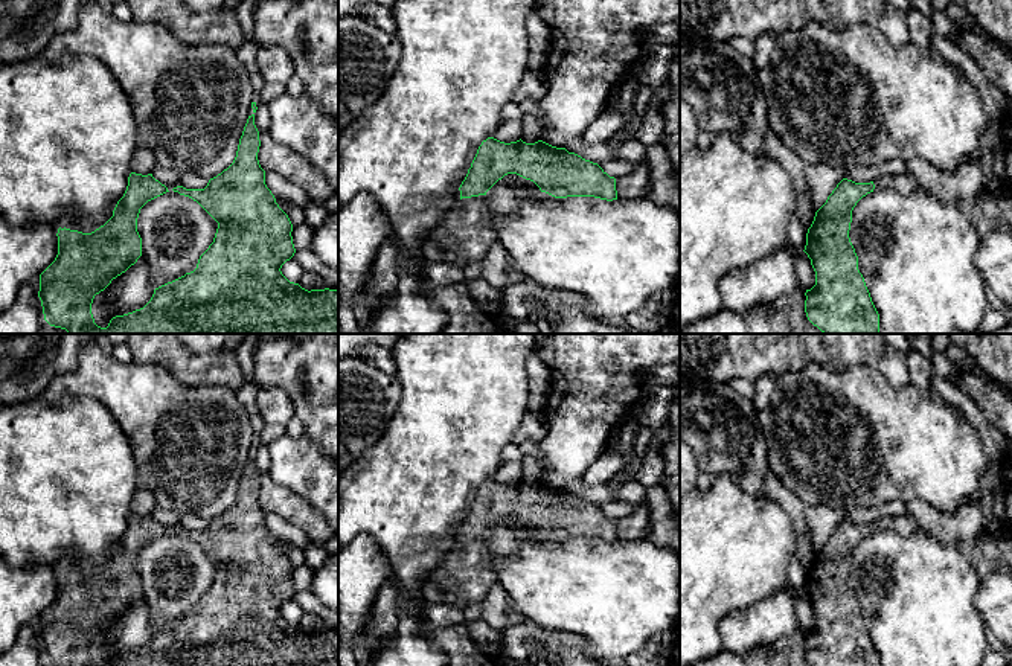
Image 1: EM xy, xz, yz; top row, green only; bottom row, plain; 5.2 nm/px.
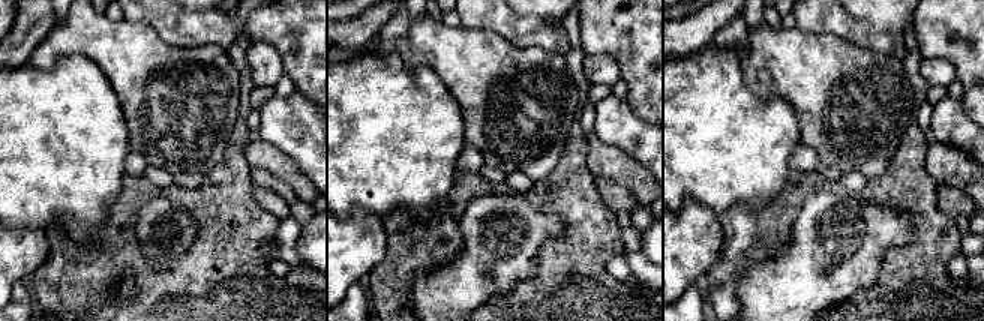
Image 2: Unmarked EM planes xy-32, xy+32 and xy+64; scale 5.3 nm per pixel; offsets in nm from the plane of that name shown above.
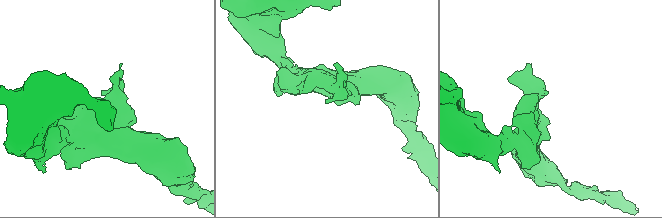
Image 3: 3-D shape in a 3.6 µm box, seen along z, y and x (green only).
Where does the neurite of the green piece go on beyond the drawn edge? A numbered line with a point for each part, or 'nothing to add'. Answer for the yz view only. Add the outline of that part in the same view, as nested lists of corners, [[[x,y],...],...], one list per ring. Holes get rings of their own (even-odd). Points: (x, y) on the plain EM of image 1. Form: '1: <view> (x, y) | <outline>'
1: yz (904, 525) | [[[907,514],[899,517],[879,518],[873,521],[873,526],[875,526],[873,532],[890,530],[902,536],[913,535],[921,529],[916,520]]]

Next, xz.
1: xz (465, 578) | [[[485,536],[459,541],[436,576],[422,585],[427,605],[451,605],[465,610],[472,604],[482,604],[497,582],[491,561]]]

